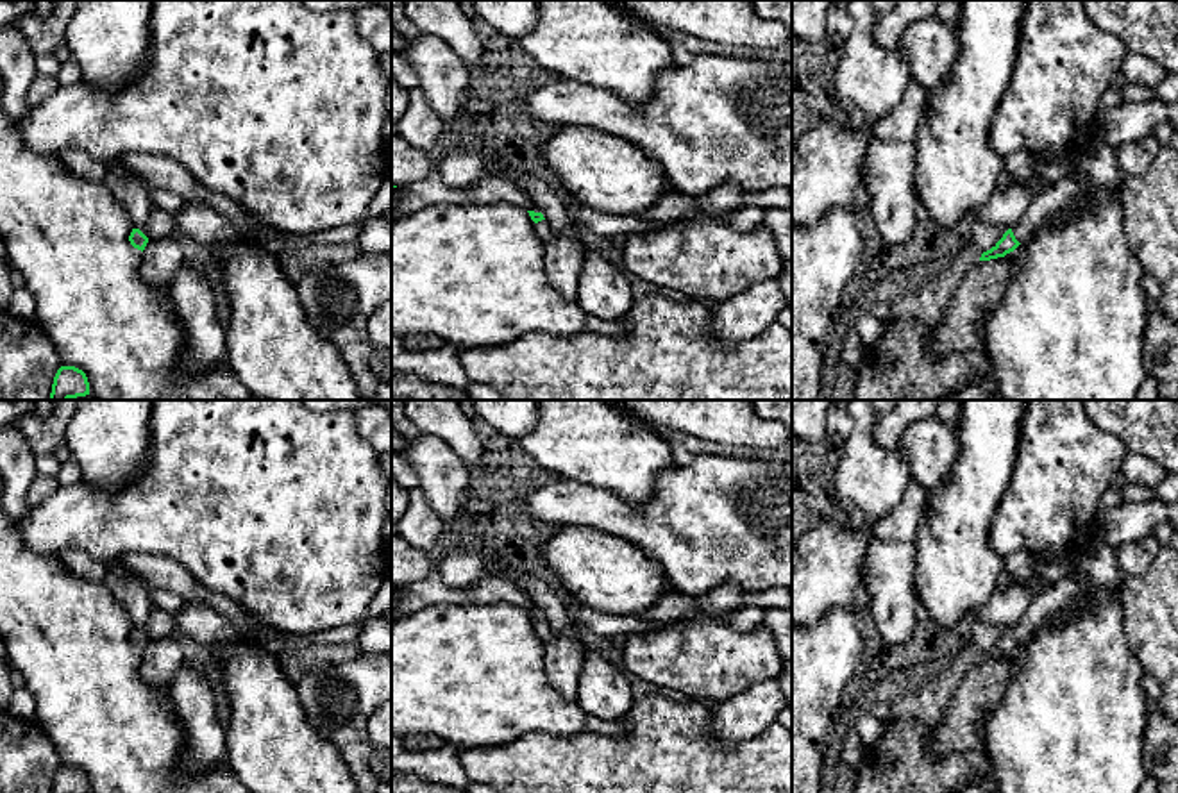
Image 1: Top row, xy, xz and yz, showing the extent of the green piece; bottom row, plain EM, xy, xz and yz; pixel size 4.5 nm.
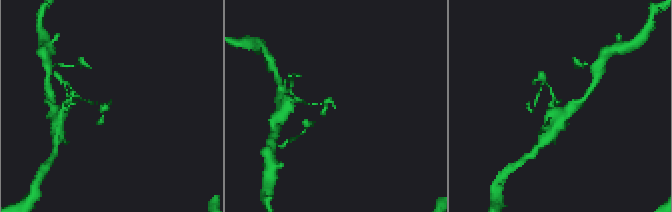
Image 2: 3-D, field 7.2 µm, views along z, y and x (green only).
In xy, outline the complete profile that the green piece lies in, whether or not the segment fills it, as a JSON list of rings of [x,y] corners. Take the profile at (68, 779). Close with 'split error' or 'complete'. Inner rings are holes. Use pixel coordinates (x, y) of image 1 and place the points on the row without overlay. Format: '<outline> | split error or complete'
[[[61,766],[54,777],[52,793],[89,793],[86,773],[75,766]]] | complete

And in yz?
[[[1076,570],[1055,584],[1040,591],[1022,618],[1008,629],[1003,638],[987,652],[981,654],[980,661],[990,661],[1005,657],[1014,652],[1026,638],[1030,638],[1053,613],[1065,609],[1073,598],[1081,593],[1085,577]]] | split error

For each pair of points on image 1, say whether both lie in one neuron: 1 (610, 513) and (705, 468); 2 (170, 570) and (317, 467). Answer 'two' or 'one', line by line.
1: one
2: two

